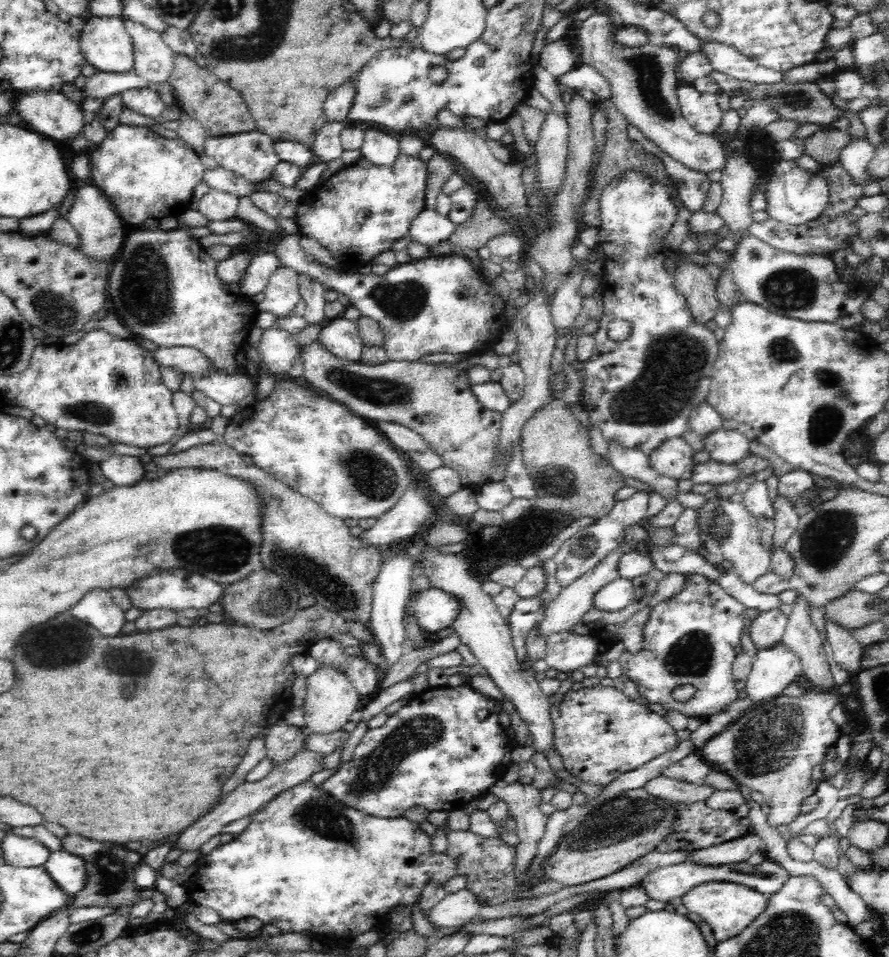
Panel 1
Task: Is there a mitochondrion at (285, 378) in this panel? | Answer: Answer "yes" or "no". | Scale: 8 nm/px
no

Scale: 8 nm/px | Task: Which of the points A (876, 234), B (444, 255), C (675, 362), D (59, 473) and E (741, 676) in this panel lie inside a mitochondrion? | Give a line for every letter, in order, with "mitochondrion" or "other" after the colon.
A: mitochondrion
B: other
C: mitochondrion
D: other
E: other

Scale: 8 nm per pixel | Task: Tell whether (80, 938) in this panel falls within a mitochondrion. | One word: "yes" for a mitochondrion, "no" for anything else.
yes

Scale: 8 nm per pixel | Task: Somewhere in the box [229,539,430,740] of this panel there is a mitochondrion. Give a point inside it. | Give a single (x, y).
(275, 599)

